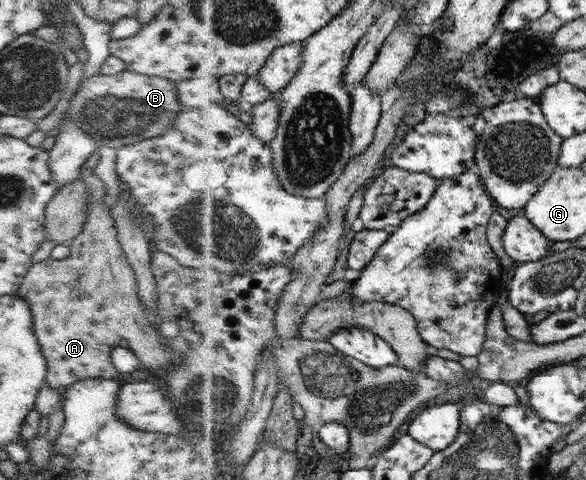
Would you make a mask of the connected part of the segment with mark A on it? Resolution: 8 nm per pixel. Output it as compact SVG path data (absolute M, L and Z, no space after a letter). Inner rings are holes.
M82 168L81 178L85 181L90 194L83 232L72 240L66 259L55 261L49 258L31 264L23 283L16 291L17 296L23 299L31 310L34 332L48 364L44 382L54 389L71 386L74 382L86 378L117 379L119 372L113 366L110 354L121 339L129 340L130 349L137 355L144 369L157 370L171 360L174 363L182 362L181 355L176 356L168 342L159 334L156 324L145 312L138 297L136 276L120 245L111 210L105 206L106 184L97 178L91 169Z

